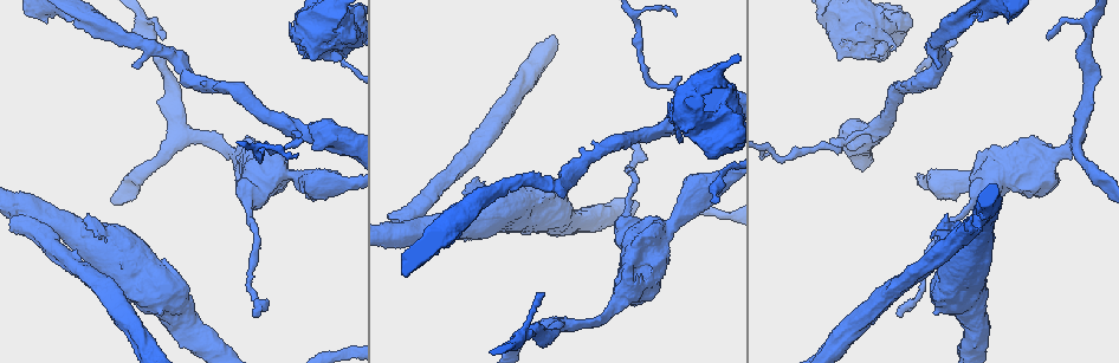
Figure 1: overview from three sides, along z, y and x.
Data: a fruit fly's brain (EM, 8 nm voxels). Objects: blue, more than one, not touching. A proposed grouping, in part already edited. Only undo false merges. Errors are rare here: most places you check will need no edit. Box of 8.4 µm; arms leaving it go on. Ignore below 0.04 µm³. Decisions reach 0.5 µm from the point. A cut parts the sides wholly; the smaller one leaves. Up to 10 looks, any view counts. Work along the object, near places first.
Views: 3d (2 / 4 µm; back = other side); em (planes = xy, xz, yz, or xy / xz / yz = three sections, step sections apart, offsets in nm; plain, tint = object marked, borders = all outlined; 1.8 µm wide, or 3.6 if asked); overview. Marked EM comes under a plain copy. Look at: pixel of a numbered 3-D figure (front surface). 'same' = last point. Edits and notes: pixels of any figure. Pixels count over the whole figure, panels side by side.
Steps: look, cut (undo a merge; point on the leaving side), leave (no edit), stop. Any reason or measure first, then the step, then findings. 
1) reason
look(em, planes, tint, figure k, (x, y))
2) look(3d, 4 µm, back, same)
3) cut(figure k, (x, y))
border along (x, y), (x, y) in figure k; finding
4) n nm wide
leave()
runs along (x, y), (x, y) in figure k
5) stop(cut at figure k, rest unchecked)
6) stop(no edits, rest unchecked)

thick turns thin
look(3d, 4 µm, figure 1, (342, 30))

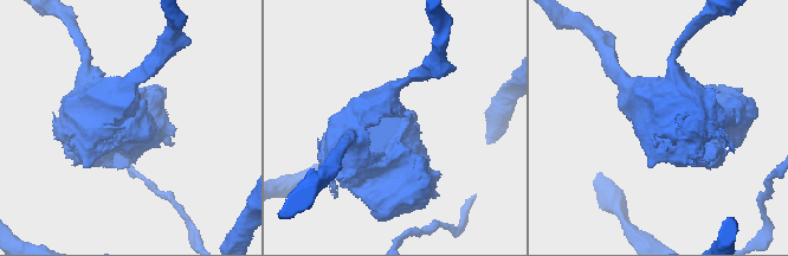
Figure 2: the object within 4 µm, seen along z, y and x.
now the EM
look(em, 3.6 µm, planes, borders, figure 2, (124, 126))

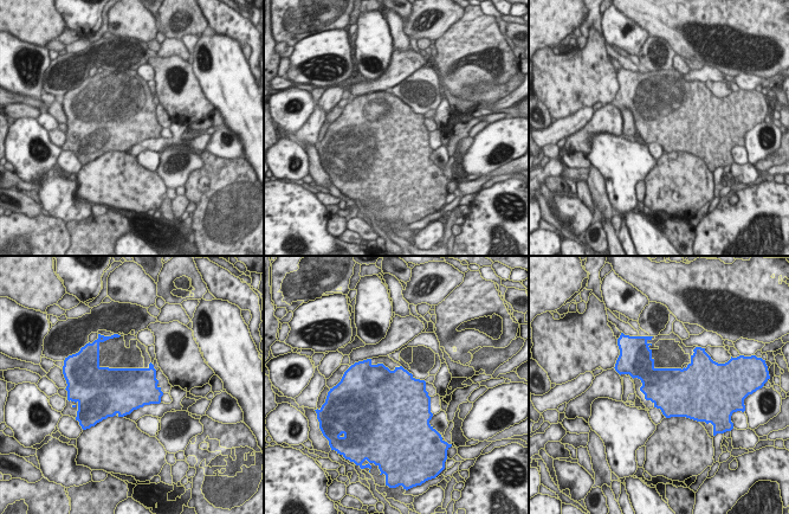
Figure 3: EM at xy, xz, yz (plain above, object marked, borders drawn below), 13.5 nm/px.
600 nm wide
leave()
one cell here

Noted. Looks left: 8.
abrupt turn
look(em, yz, step 16, tint, figure 1, (257, 149))

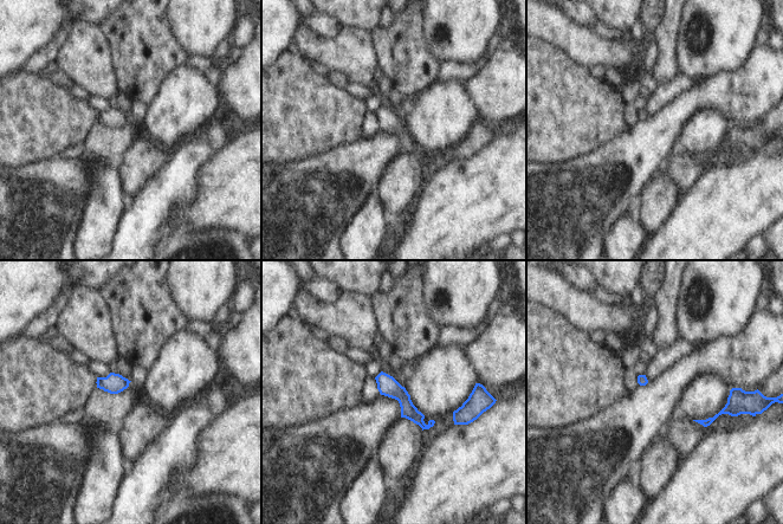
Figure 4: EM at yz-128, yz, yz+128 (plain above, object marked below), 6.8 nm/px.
look(em, planes, tint, same)

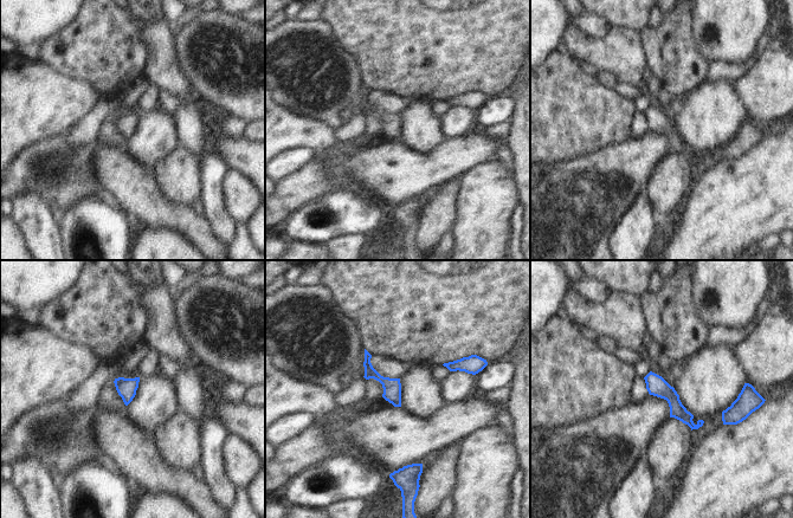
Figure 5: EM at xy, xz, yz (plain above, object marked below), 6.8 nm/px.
leave()
runs along (651, 375), (695, 426) in figure 5; all the same cell

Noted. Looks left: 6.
three arms meet
look(3d, 4 µm, back, figure 1, (41, 217))

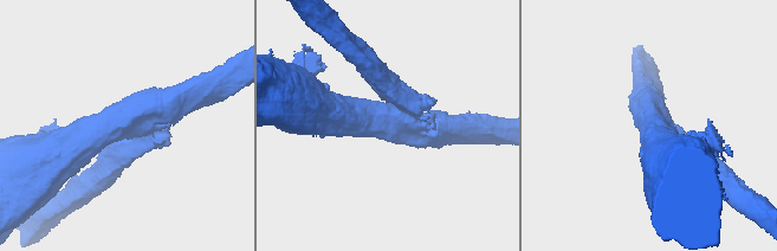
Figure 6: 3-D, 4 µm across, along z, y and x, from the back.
3 arms; arms of 360, 480, 600 nm
look(em, planes, tint, figure 6, (124, 127))

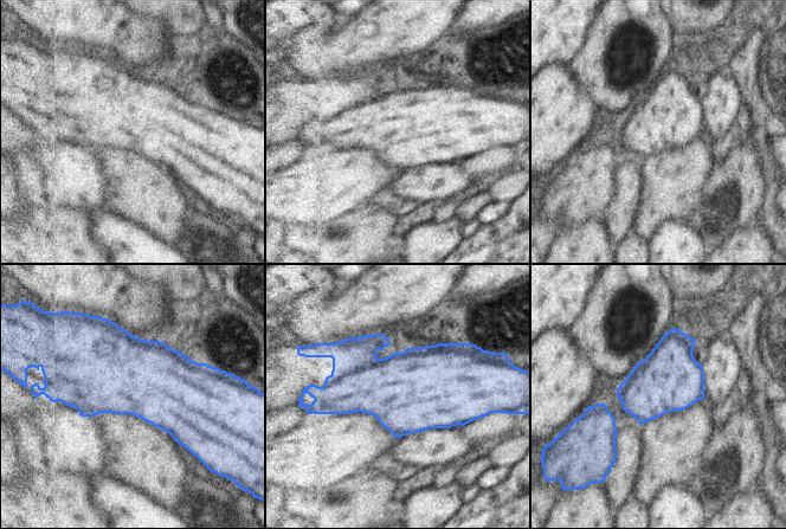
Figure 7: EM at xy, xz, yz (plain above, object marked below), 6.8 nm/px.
cut(figure 7, (349, 355))
border along (378, 359), (324, 387) in figure 7; two cells meet here

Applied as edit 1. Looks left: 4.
look(overview)

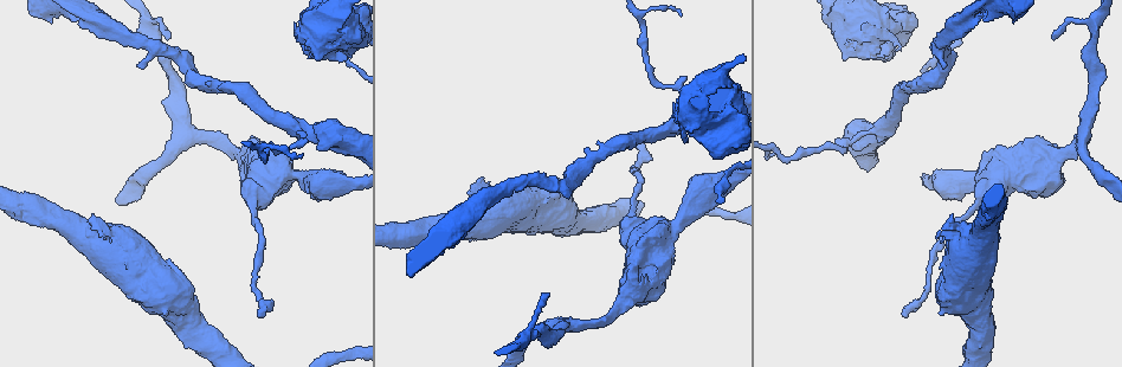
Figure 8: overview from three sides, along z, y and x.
sudden change in width
look(3d, 4 µm, figure 8, (245, 155))

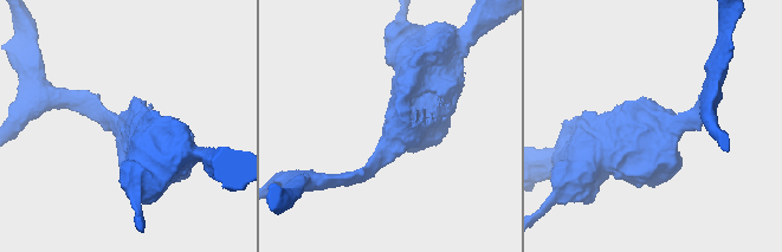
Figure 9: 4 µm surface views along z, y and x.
look(em, xy, step 4, tint, figure 9, (665, 127))

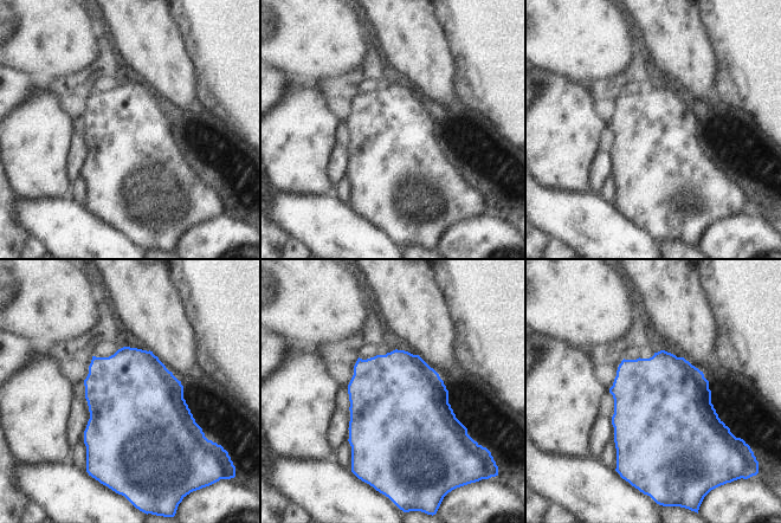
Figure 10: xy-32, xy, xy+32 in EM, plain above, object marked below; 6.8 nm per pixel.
leave()
continuous, no second cell

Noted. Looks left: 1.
stop(cut at figure 7, rest unchecked)

